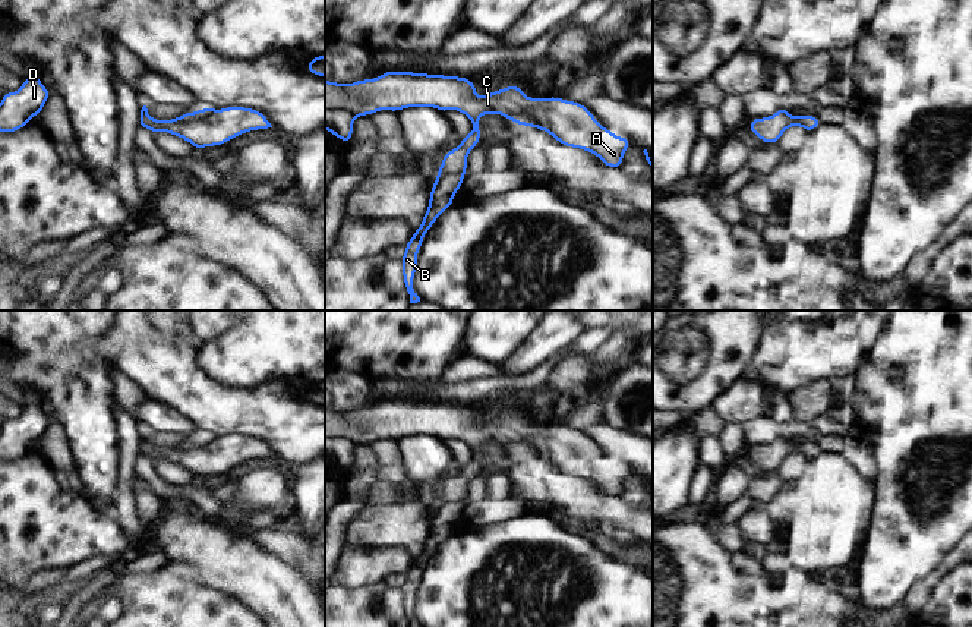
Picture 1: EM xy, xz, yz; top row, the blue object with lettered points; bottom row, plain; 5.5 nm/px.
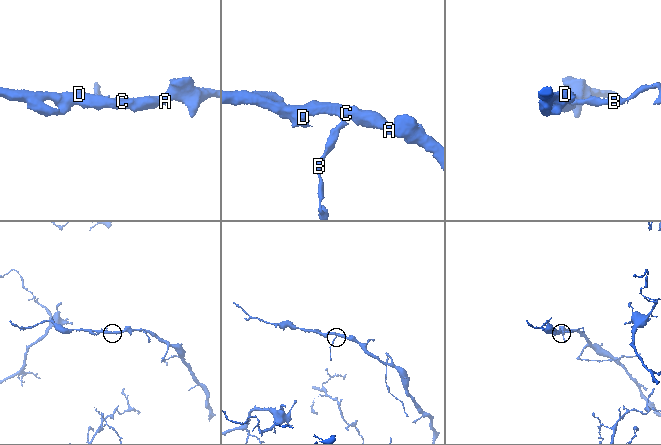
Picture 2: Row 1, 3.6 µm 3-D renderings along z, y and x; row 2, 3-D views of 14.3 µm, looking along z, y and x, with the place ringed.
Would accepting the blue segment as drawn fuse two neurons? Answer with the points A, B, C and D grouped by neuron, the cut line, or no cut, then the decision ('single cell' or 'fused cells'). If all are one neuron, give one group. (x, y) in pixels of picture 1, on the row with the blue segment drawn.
groups A B C D; cut none; single cell

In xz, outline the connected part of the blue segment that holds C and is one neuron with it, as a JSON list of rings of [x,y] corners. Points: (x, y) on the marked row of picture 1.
[[[385,70],[378,78],[353,84],[325,81],[325,129],[347,144],[353,141],[354,120],[381,110],[394,113],[408,107],[433,107],[442,113],[457,110],[473,123],[473,130],[460,141],[460,145],[444,154],[430,189],[429,208],[423,214],[420,227],[405,243],[405,252],[400,259],[410,303],[420,302],[413,280],[423,237],[438,217],[454,204],[454,195],[461,189],[467,173],[467,155],[482,138],[480,116],[501,114],[512,125],[540,129],[561,145],[588,151],[599,157],[603,166],[613,168],[621,168],[624,152],[631,146],[628,138],[618,138],[602,126],[581,103],[559,97],[531,98],[524,95],[518,85],[483,97],[474,94],[476,88],[474,82],[463,76],[395,70]]]

